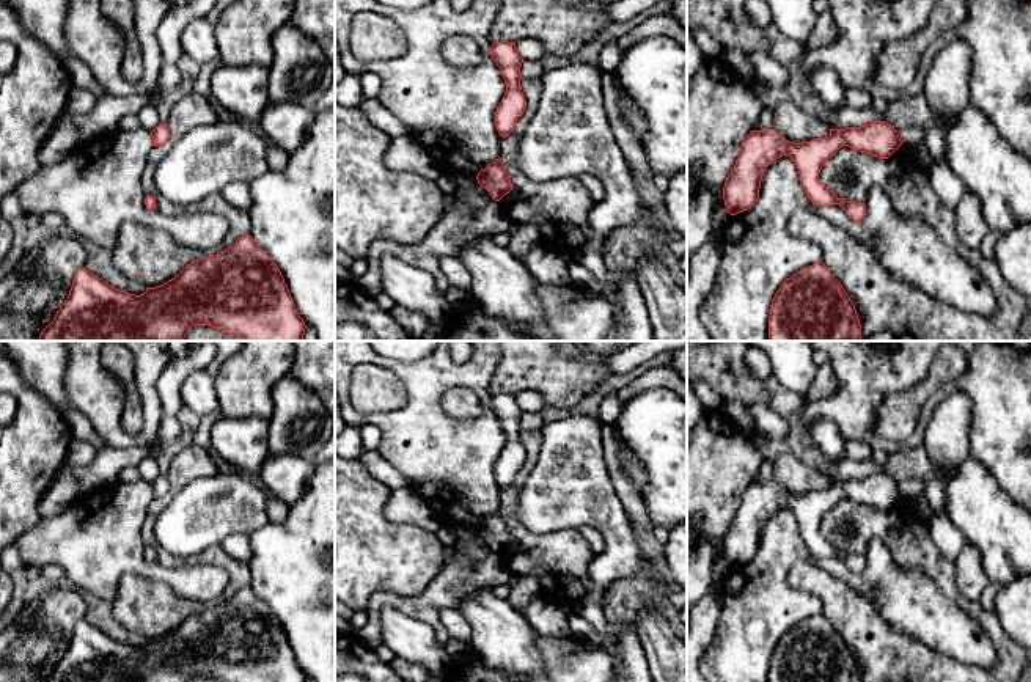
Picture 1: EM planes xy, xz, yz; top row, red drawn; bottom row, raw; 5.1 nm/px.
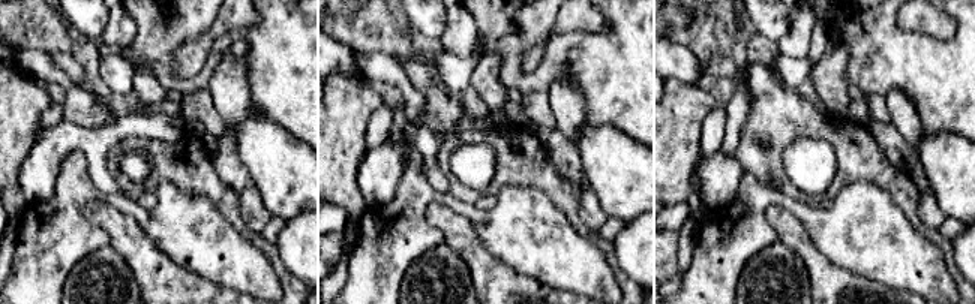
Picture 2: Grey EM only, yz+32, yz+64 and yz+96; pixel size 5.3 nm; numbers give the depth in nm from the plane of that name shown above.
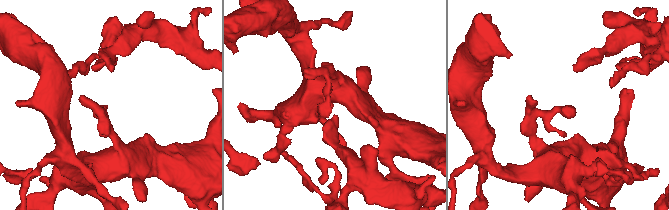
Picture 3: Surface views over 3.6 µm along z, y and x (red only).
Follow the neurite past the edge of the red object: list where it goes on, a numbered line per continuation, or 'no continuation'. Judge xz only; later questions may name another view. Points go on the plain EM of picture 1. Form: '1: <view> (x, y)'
no continuation

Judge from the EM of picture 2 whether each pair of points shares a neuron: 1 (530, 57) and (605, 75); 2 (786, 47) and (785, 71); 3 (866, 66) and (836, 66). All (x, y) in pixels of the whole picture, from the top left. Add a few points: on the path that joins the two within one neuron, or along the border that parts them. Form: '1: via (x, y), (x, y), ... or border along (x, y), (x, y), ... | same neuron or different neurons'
1: border along (542, 42), (525, 53), (521, 62), (522, 72) | different neurons
2: border along (812, 32), (809, 51), (803, 57), (780, 54) | different neurons
3: border along (834, 47), (849, 50), (849, 84) | different neurons

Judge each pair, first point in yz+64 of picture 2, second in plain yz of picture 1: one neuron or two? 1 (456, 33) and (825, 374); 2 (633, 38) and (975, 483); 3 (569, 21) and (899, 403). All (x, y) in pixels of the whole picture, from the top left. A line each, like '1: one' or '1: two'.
1: one
2: two
3: one

